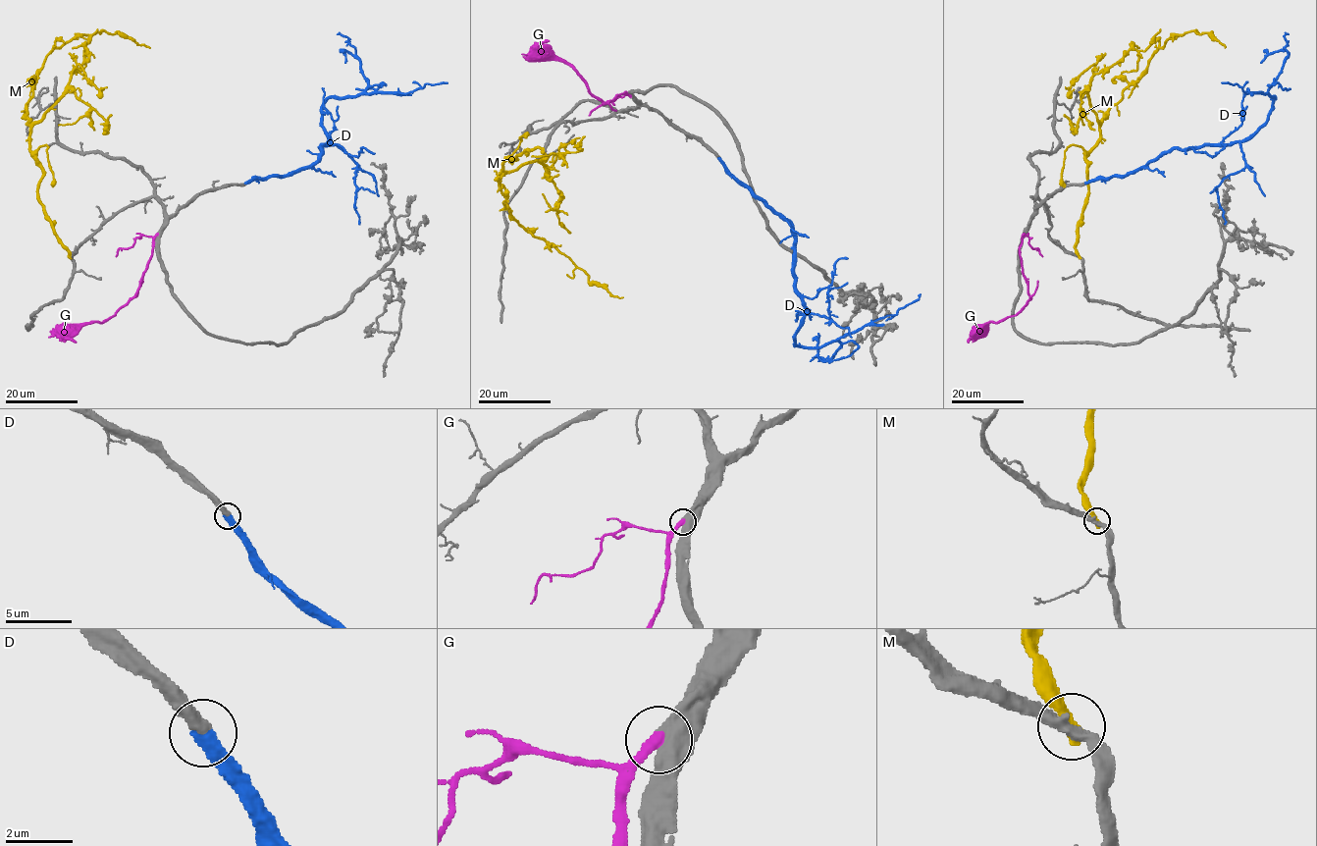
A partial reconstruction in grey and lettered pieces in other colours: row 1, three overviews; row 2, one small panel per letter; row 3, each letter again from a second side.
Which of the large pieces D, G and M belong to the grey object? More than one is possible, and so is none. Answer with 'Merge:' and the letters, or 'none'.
Merge: D, G

